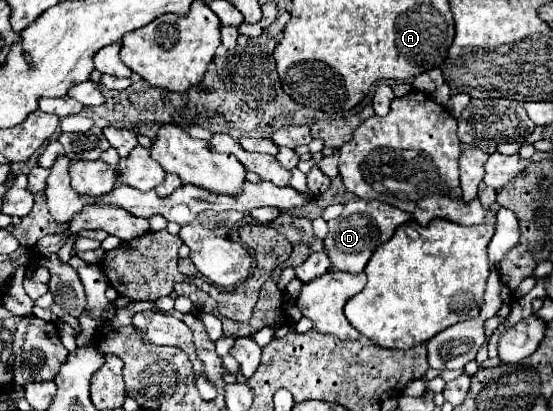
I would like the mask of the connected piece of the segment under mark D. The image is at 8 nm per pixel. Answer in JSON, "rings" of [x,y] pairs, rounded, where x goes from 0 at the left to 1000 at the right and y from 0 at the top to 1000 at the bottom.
{"rings":[[[635,487],[624,496],[620,521],[609,535],[595,540],[595,574],[588,579],[588,613],[599,628],[602,647],[609,657],[624,657],[635,667],[649,667],[656,662],[660,642],[667,637],[671,618],[696,594],[714,560],[732,545],[736,535],[743,535],[740,521],[732,521],[729,511],[718,511],[714,501],[693,496],[693,491],[660,491],[660,487]]]}

